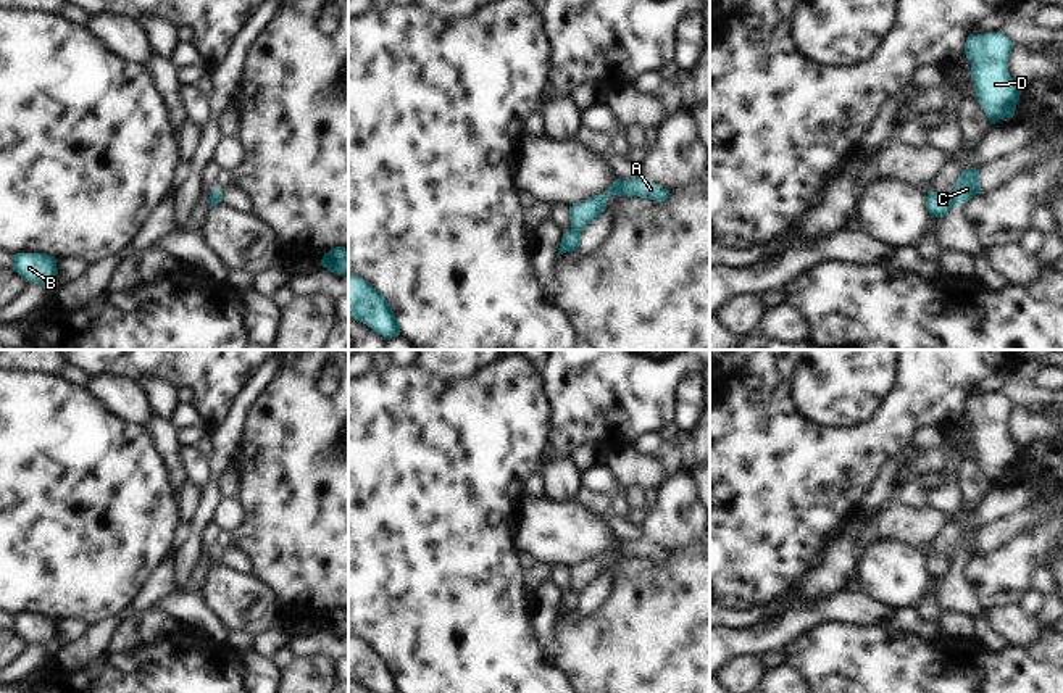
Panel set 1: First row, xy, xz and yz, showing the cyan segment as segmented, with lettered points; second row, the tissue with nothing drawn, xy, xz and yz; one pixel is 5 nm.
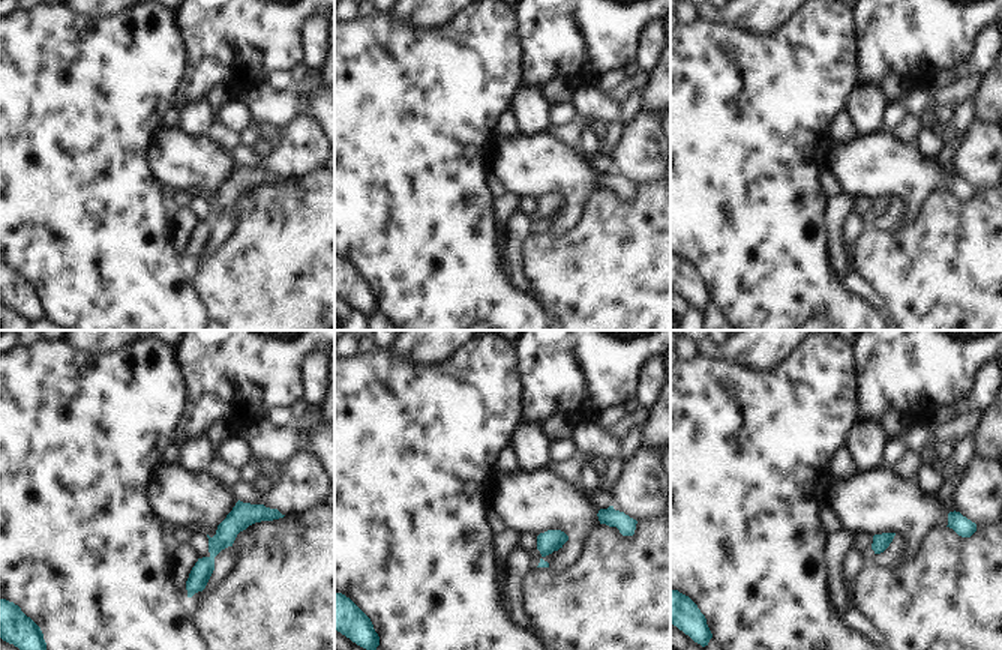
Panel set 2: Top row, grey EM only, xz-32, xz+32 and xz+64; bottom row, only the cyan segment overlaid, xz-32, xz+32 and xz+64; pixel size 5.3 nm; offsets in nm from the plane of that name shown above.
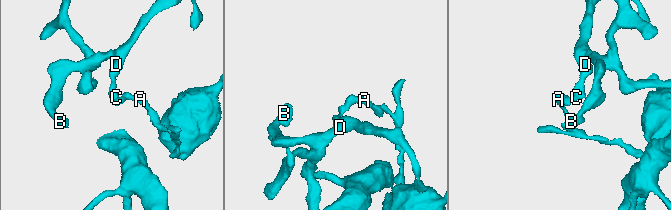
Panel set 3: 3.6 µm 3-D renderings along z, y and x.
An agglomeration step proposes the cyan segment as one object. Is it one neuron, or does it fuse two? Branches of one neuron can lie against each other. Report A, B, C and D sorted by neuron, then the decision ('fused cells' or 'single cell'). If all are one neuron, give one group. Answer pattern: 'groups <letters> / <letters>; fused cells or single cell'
groups A / B C D; fused cells

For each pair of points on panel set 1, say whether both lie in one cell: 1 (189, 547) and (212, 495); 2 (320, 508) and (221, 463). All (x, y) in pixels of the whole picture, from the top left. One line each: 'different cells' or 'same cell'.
1: same cell
2: different cells

